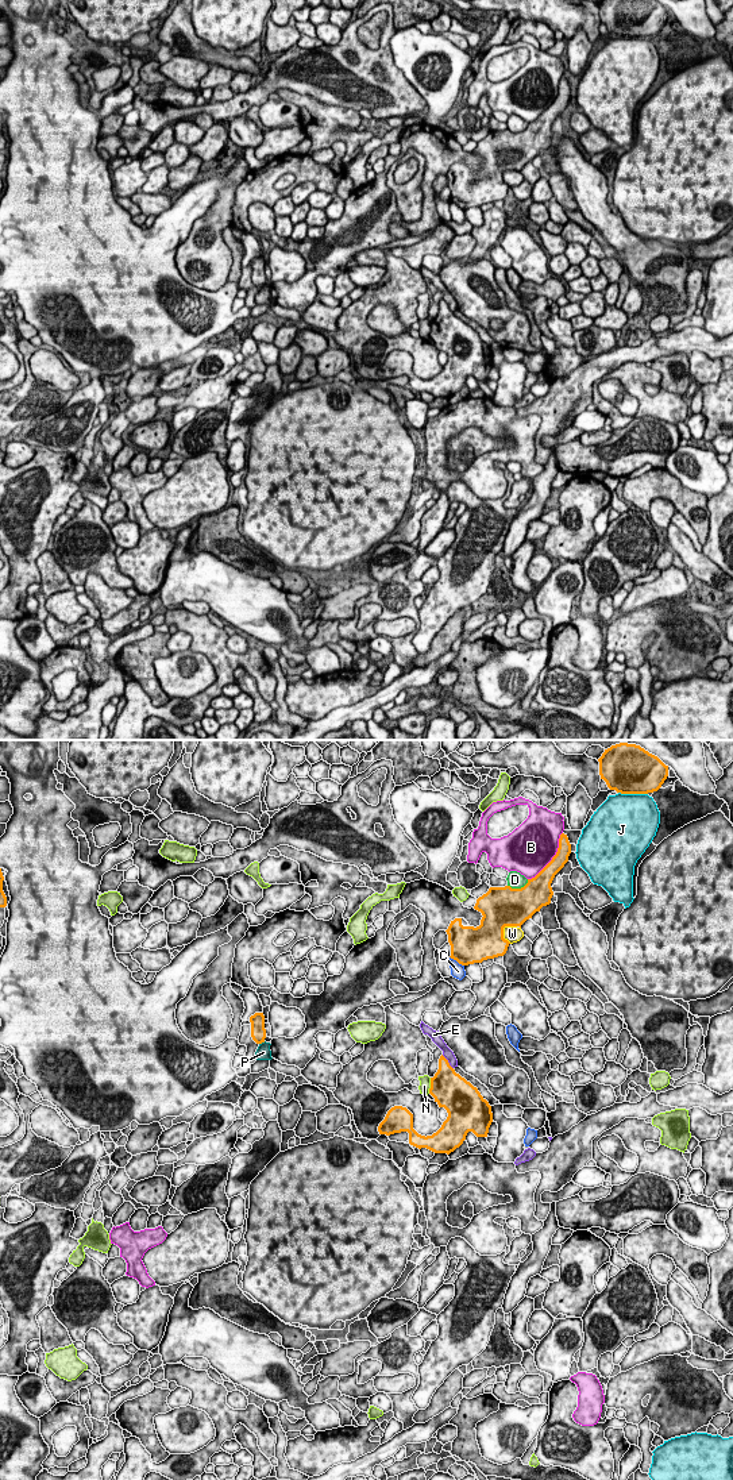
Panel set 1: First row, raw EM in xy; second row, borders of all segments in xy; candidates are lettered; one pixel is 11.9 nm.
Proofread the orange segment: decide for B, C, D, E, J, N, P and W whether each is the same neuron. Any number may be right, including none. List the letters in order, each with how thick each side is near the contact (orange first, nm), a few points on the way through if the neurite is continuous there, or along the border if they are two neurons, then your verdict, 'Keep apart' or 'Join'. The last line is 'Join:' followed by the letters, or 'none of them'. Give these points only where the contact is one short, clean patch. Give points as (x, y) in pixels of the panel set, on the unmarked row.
B: Thickness 190 nm (orange) against 500 nm. Keep apart
C: Thickness 440 nm (orange) against 160 nm. Keep apart
D: Thickness 460 nm (orange) against 190 nm. Keep apart
E: Thickness 320 nm (orange) against 120 nm. Keep apart
J: Thickness 440 nm (orange) against 480 nm. Keep apart
N: Thickness 420 nm (orange) against 130 nm. Keep apart
P: Thickness 190 nm (orange) against 170 nm. Boundary: xy (265, 285), (259, 288). Keep apart
W: Thickness 420 nm (orange) against 190 nm. Keep apart
Join: none of them

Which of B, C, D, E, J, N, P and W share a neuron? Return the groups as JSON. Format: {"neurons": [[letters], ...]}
{"neurons": [["B"], ["C"], ["D"], ["E"], ["J"], ["N", "P"], ["W"]]}

